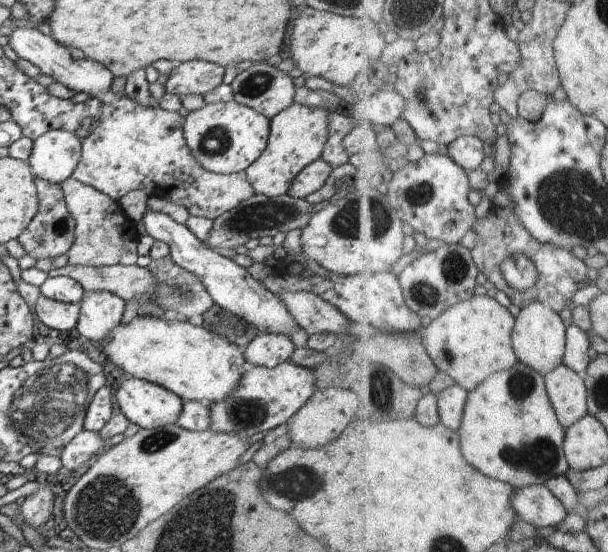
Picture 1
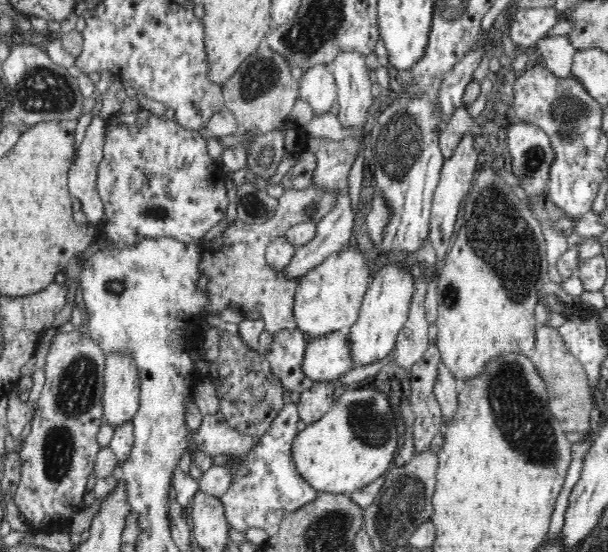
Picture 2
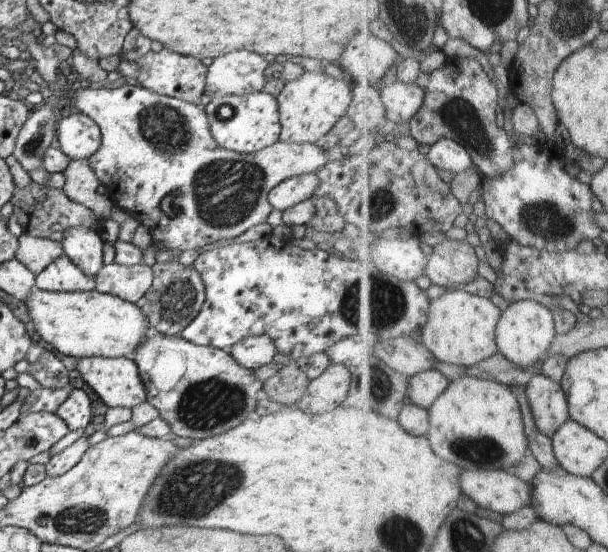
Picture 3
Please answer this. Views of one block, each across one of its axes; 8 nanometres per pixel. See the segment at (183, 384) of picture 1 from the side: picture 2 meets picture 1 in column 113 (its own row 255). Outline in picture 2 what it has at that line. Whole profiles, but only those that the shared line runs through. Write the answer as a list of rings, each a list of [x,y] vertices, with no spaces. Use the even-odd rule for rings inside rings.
[[[354,247],[330,254],[322,264],[306,272],[297,282],[294,293],[294,317],[298,329],[307,339],[326,337],[336,332],[348,332],[359,318],[362,299],[371,276],[364,255]]]

